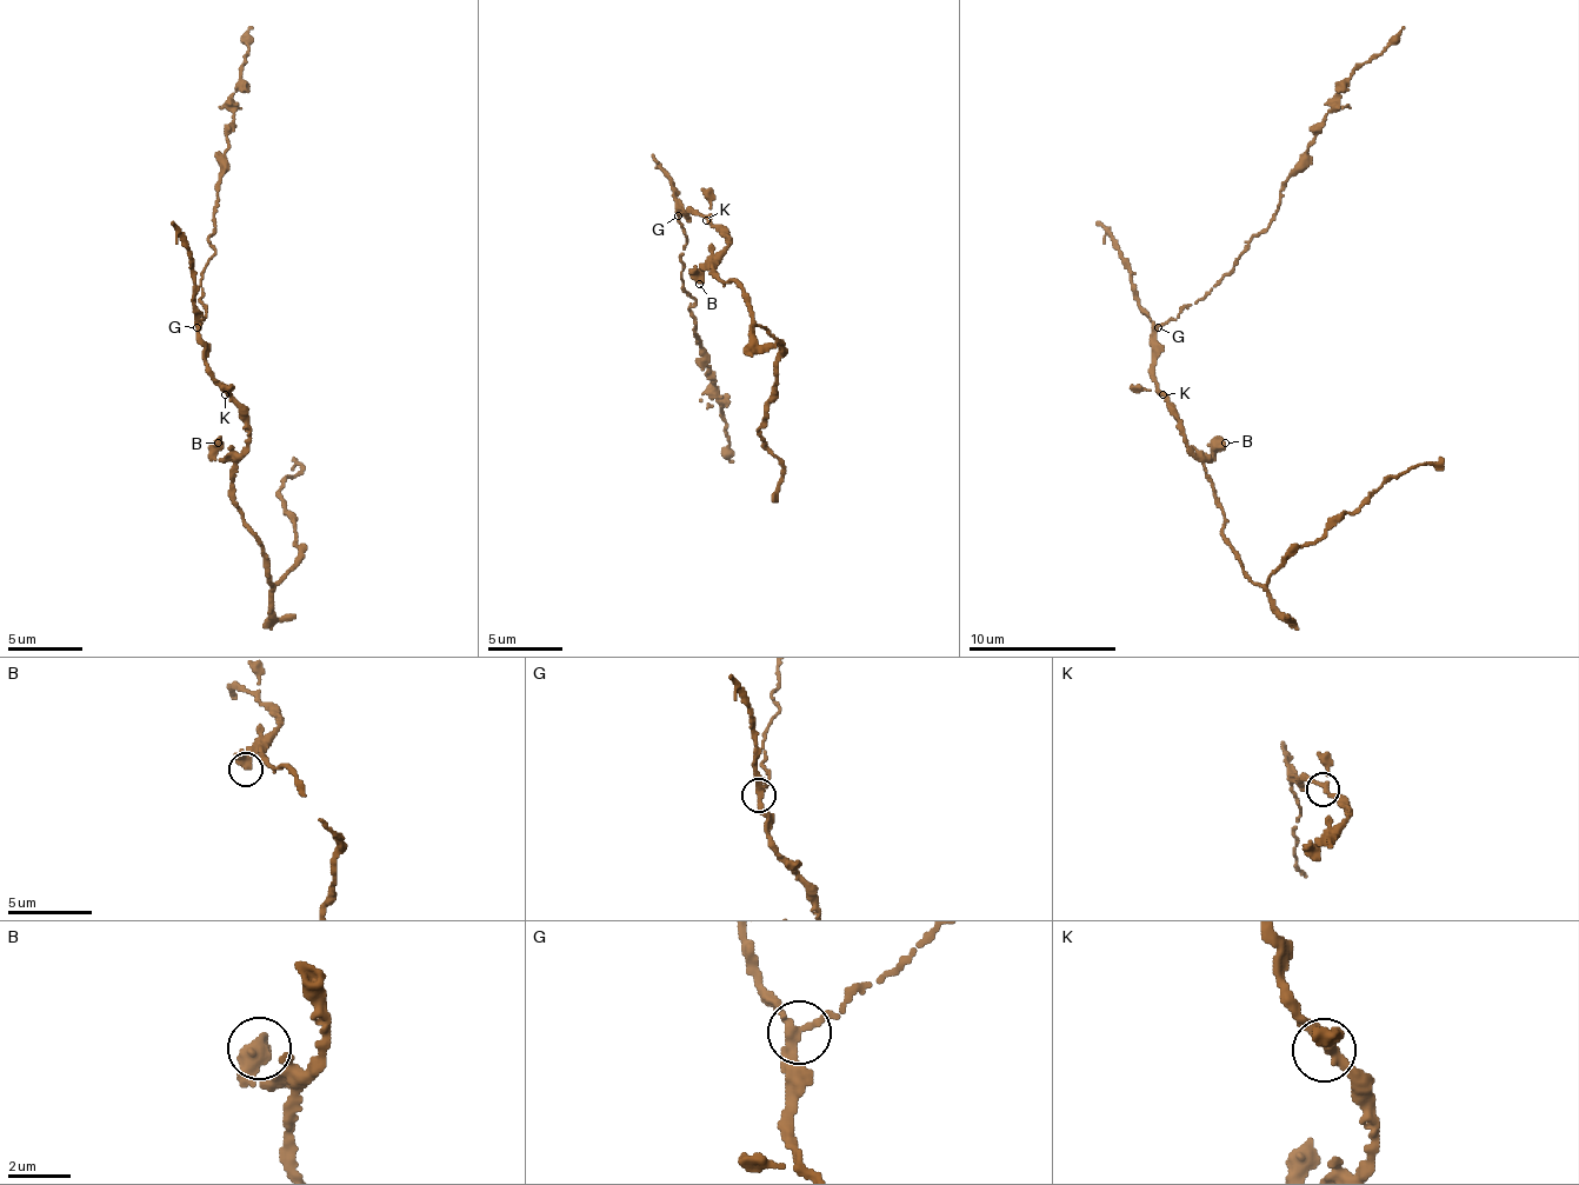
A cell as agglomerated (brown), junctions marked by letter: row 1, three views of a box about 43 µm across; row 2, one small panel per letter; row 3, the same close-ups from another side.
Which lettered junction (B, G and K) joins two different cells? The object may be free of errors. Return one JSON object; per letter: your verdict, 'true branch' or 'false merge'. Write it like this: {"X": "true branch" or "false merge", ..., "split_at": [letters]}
{"B": "true branch", "G": "false merge", "K": "true branch", "split_at": ["G"]}

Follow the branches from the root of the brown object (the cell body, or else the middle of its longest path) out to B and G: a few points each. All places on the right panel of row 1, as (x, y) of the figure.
B: (1163, 391), (1185, 443), (1196, 454), (1206, 458), (1225, 443)
G: (1163, 391), (1154, 380), (1154, 332), (1158, 328)

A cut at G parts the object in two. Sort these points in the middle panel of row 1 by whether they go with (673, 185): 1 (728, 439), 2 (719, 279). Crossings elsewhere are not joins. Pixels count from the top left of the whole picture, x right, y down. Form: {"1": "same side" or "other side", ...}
{"1": "other side", "2": "same side"}

